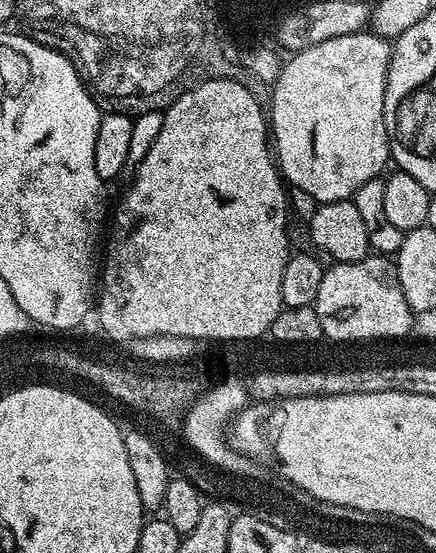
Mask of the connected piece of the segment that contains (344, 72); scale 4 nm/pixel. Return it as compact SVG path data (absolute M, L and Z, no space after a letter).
M371 30L346 34L342 38L330 38L330 42L318 42L306 50L289 55L284 60L284 69L276 83L271 85L270 136L274 141L274 156L278 161L279 171L289 185L301 188L308 196L313 196L320 204L329 204L335 200L351 200L355 197L362 182L377 179L383 173L383 163L390 155L388 151L388 131L384 121L384 95L386 94L386 74L392 57L392 44L385 37L376 35Z

